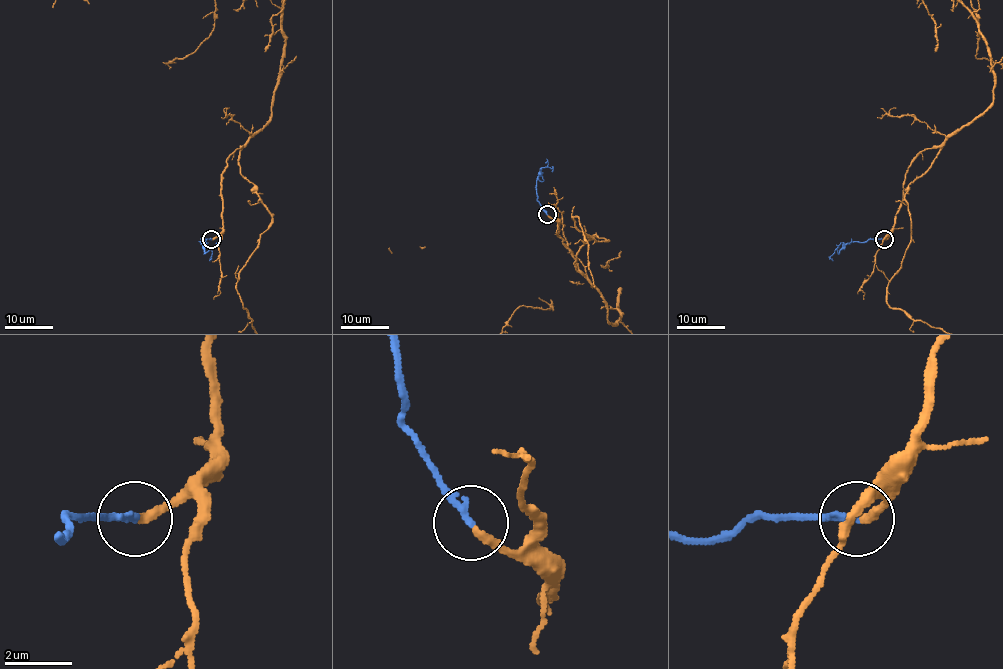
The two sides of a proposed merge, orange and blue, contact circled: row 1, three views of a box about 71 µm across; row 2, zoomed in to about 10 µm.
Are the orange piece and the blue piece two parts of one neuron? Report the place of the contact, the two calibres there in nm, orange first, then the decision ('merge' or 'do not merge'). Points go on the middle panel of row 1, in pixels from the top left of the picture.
place (547, 214); calibres 240 and 240 nm; merge

